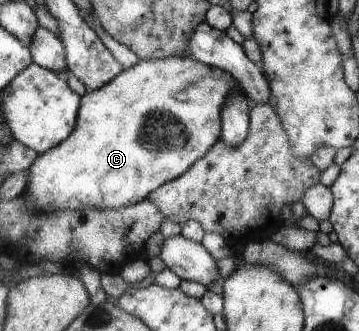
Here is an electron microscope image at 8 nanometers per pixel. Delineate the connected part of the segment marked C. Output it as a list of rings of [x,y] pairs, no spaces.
[[[183,56],[139,60],[137,64],[80,100],[73,133],[54,148],[38,155],[28,169],[26,190],[21,194],[34,210],[121,208],[153,193],[158,186],[181,177],[221,138],[222,104],[230,94],[243,94],[232,74]]]

